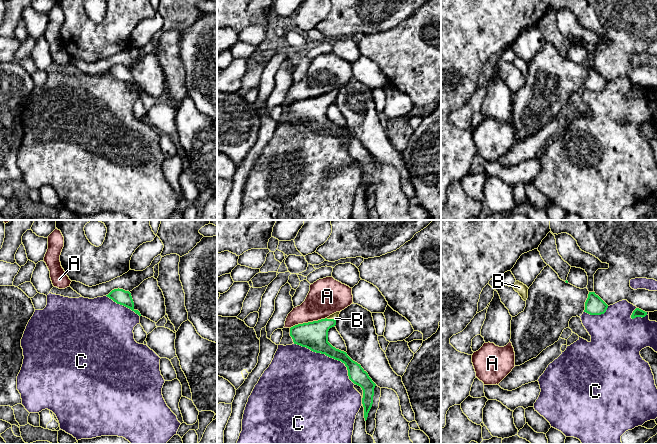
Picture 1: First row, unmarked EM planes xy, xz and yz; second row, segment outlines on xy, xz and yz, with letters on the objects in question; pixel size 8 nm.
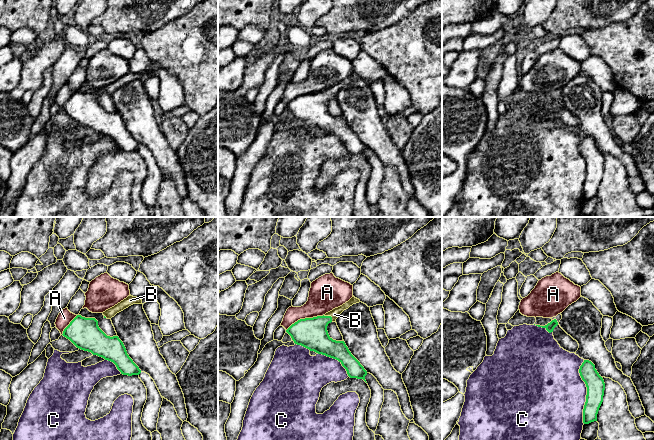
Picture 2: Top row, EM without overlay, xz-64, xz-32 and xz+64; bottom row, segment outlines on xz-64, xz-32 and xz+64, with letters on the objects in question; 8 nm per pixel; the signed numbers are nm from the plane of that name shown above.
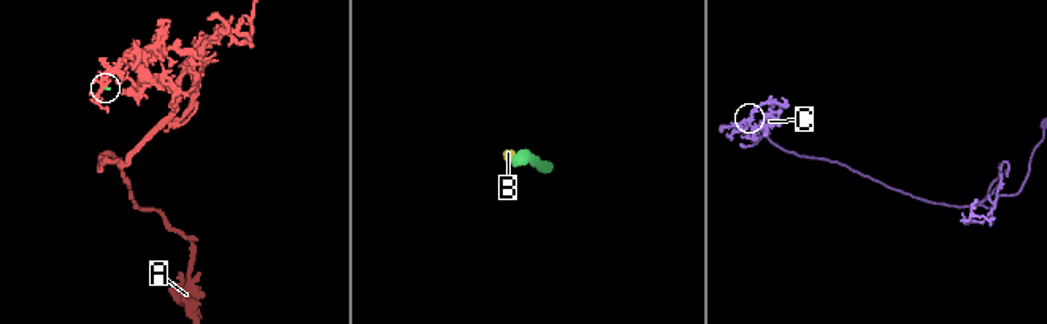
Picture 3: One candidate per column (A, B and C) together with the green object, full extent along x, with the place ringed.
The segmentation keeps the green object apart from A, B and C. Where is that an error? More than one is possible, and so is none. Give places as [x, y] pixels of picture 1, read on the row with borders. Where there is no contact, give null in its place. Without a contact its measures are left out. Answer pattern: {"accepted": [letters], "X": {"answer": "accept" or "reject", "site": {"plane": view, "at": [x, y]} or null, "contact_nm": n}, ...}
{"accepted": ["B"], "A": {"answer": "reject", "site": {"plane": "xz", "at": [308, 322]}, "contact_nm": 300}, "B": {"answer": "accept", "site": {"plane": "xz", "at": [331, 319]}, "contact_nm": 80}, "C": {"answer": "reject", "site": {"plane": "xz", "at": [329, 356]}, "contact_nm": 600}}

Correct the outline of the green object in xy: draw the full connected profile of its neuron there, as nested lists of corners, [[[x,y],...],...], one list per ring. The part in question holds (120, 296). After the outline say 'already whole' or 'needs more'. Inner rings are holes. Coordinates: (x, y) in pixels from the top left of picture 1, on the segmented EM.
[[[114,289],[112,290],[108,295],[106,295],[110,299],[112,299],[117,304],[123,305],[132,311],[134,311],[136,314],[141,316],[140,312],[138,310],[134,309],[134,302],[131,296],[131,293],[129,291],[125,291],[123,289]]] | already whole

